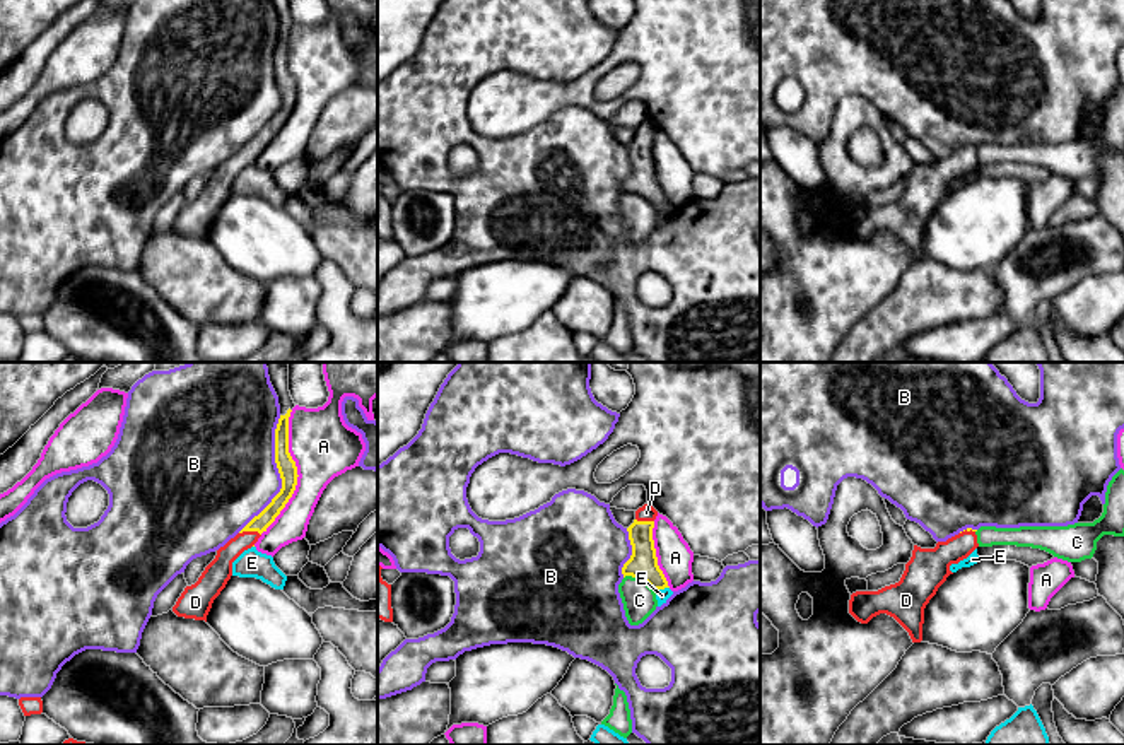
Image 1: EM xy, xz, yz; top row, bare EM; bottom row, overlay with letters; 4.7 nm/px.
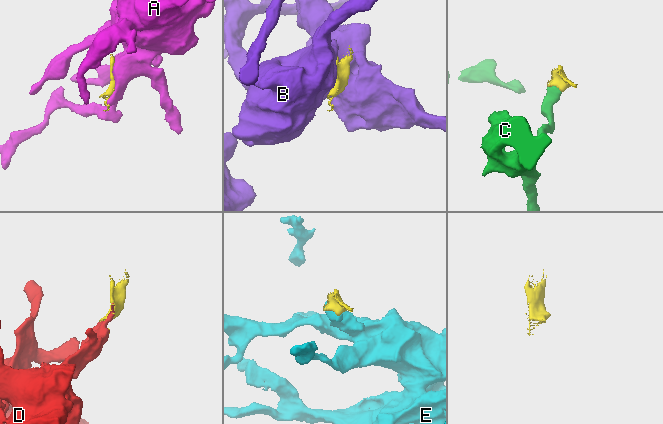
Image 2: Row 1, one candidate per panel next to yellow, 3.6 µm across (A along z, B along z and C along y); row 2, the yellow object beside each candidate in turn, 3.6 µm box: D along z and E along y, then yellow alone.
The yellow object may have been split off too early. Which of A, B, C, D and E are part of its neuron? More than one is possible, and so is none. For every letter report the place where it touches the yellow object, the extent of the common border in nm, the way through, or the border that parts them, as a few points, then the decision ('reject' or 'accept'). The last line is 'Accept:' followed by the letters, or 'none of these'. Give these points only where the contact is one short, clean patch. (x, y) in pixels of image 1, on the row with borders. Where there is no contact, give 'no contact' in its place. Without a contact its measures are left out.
A: xy (296, 472) | 600 nm | reject
B: xy (280, 475) | 600 nm | reject
C: xz (639, 578) | 160 nm | along xz (624, 576), (638, 576), (653, 590) | reject
D: xy (250, 530) | 110 nm | accept
E: xz (661, 588) | 70 nm | along xz (668, 586), (655, 590) | reject
Accept: D

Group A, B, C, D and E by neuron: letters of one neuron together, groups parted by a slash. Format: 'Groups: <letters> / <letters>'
Groups: A / B / C / D / E

